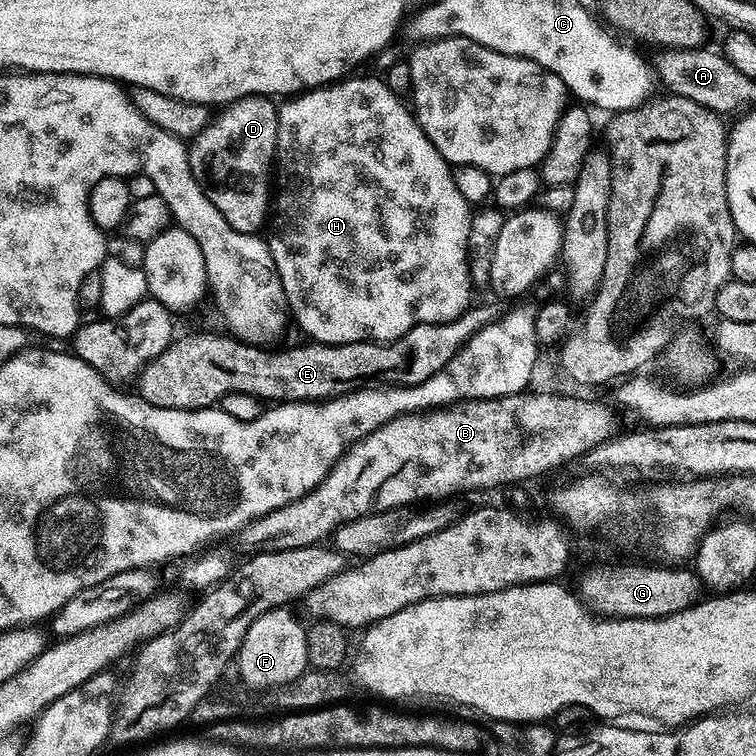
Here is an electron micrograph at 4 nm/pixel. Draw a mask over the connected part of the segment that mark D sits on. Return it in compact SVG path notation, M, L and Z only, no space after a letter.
M248 96L225 105L217 117L213 117L203 130L193 137L188 146L188 161L196 180L209 193L210 202L214 203L226 222L239 233L259 233L270 212L272 200L272 175L276 156L279 109L277 103L265 96Z

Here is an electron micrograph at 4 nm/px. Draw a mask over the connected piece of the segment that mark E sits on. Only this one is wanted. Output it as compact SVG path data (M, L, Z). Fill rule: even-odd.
M490 305L481 308L469 307L458 318L445 324L419 324L414 326L402 338L387 342L363 340L349 344L318 344L304 342L297 348L286 352L272 352L255 344L245 344L231 334L219 336L216 332L196 332L193 336L173 339L162 354L139 369L140 388L138 395L154 406L163 408L211 408L219 405L220 399L231 392L241 392L257 396L262 402L319 402L333 400L336 396L345 396L358 388L369 386L407 386L426 382L434 374L438 374L458 354L458 350L469 343L487 324L497 319Z

